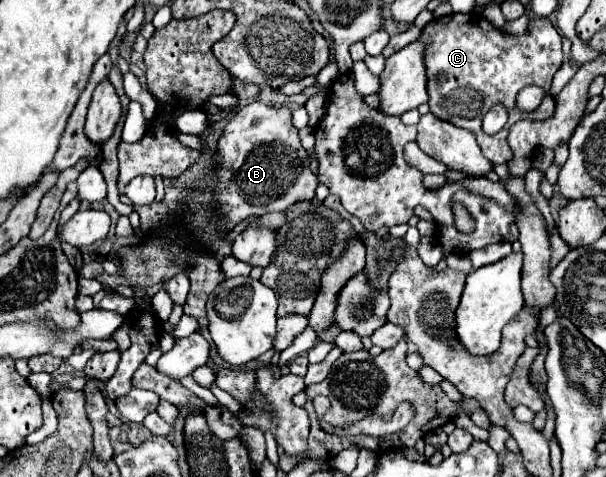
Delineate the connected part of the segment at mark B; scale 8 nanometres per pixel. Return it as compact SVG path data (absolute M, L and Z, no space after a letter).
M254 101L238 109L238 113L224 127L224 133L218 141L218 163L220 163L218 169L220 183L216 185L216 199L224 215L218 223L218 231L234 229L236 223L244 221L250 215L286 211L294 203L310 201L316 195L318 181L316 175L310 171L310 165L306 161L306 149L300 143L298 129L292 125L292 111L288 107L270 107L260 101Z

